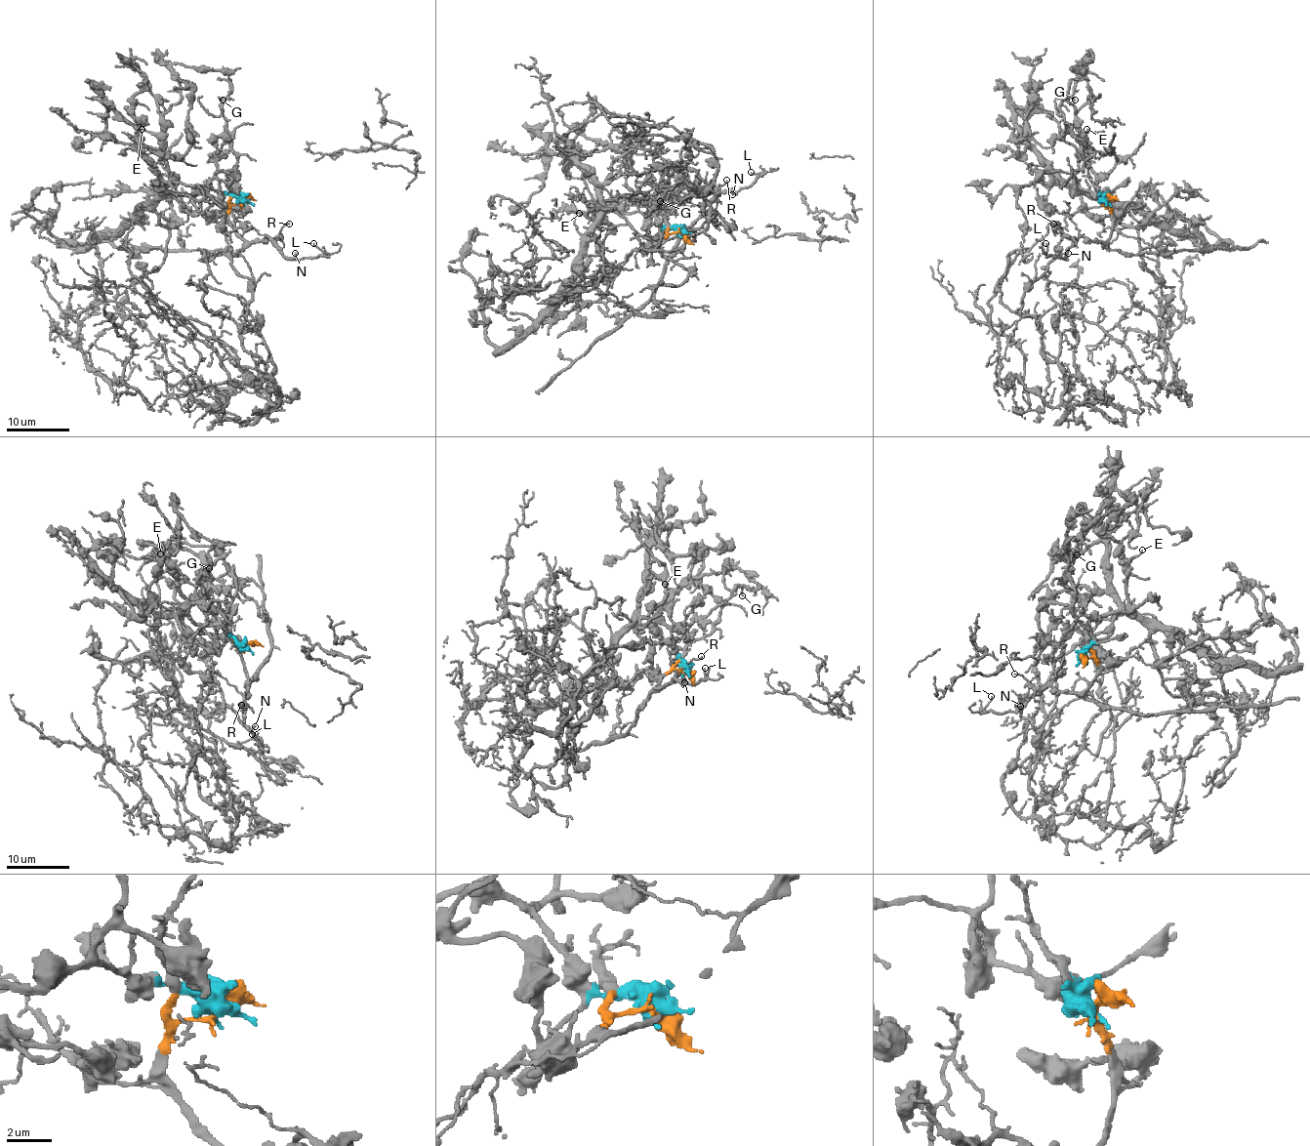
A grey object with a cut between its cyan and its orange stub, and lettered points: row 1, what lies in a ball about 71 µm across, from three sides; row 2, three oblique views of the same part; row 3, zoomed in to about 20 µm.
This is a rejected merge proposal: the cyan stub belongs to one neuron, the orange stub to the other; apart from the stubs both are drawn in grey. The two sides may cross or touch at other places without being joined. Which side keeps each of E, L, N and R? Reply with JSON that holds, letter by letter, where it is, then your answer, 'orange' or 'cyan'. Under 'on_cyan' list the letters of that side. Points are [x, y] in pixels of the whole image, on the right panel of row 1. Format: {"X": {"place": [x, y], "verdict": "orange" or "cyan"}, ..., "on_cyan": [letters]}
{"E": {"place": [1086, 129], "verdict": "cyan"}, "L": {"place": [1045, 243], "verdict": "orange"}, "N": {"place": [1068, 253], "verdict": "orange"}, "R": {"place": [1053, 224], "verdict": "orange"}, "on_cyan": ["E"]}

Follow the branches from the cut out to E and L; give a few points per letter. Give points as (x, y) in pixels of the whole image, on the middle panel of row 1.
E: (680, 232), (663, 225), (638, 201), (619, 199), (600, 220), (607, 222), (592, 212), (579, 214)
L: (680, 232), (671, 232), (667, 238), (679, 237), (704, 207), (722, 191), (747, 188), (760, 174), (751, 173)

